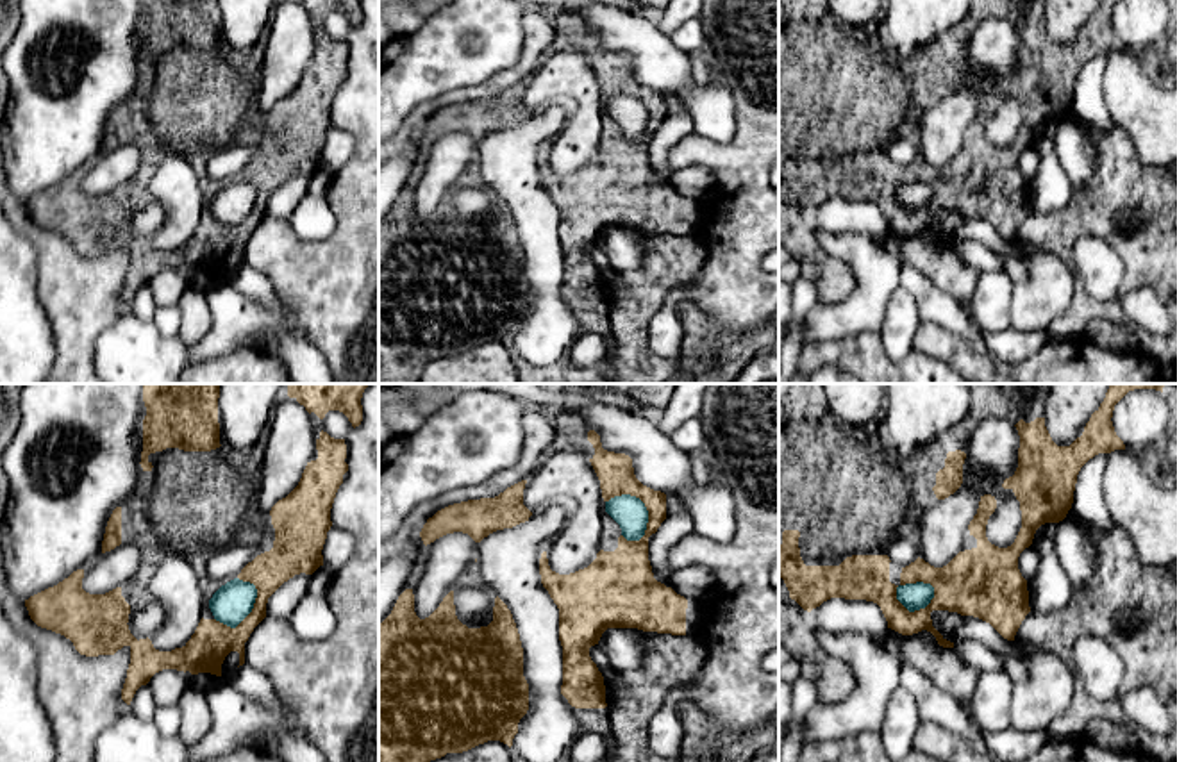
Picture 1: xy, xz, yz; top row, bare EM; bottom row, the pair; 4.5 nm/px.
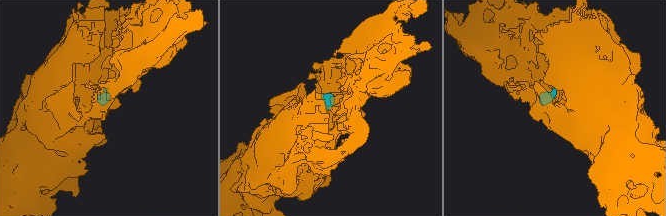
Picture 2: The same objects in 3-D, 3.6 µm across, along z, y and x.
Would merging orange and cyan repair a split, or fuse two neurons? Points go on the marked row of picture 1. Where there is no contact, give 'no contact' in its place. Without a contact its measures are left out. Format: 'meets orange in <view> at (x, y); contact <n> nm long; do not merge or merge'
meets orange in yz at (918, 580); contact 190 nm long; do not merge

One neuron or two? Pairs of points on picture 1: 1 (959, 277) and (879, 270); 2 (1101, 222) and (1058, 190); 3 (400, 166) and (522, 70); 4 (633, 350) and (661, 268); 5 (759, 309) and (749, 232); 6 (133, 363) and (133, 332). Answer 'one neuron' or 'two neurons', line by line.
1: two neurons
2: two neurons
3: two neurons
4: one neuron
5: one neuron
6: one neuron

